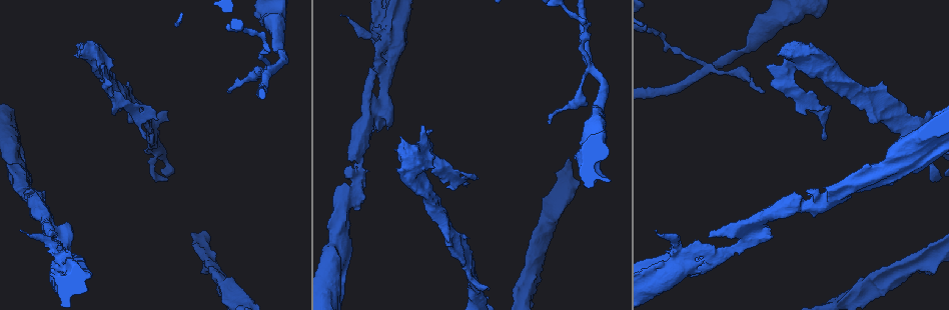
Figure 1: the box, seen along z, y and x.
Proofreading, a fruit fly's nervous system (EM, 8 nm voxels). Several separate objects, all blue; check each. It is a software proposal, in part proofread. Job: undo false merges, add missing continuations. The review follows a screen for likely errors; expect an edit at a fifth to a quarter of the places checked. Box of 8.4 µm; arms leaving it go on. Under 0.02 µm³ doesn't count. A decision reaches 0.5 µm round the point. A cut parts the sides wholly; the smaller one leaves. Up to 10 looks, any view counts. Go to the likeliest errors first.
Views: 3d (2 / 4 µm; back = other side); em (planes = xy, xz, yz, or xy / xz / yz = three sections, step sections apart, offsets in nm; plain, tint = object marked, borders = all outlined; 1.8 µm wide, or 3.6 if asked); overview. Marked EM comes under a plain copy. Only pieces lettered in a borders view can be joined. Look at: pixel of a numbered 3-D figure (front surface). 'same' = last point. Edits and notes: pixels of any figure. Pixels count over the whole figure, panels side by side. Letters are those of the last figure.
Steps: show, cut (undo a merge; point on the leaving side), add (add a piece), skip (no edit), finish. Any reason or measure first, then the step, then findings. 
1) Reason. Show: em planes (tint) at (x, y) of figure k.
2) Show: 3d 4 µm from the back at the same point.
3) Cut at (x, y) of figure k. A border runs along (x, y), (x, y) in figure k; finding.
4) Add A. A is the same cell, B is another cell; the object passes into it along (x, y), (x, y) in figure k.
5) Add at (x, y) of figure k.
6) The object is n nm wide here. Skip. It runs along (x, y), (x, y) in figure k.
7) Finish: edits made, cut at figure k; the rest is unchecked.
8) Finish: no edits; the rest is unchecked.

Four arms meet. Show: 3d 4 µm at (57, 256) of figure 1.

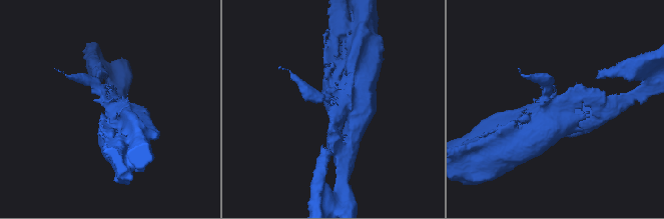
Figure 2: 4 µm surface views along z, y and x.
4 arms meet here. Show: em 3.6 µm planes (borders) at (112, 104) of figure 2.

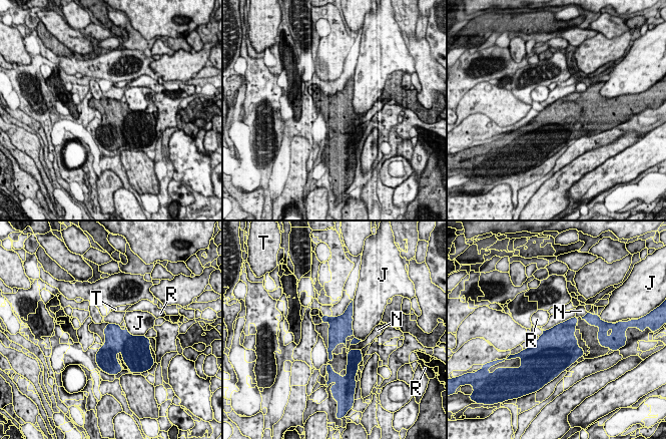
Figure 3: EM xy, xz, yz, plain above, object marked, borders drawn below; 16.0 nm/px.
Skip. J, N, R and T are other cells; a border runs along (361, 348), (352, 349), (349, 352) in figure 3; continuous, no second neuron.

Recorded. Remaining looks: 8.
Four arms meet. Show: 3d 2 µm at (270, 66) of figure 1.

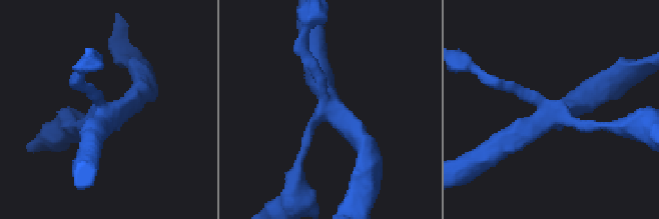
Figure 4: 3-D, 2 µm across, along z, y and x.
Show: em xy step 16 (tint) at (102, 113) of figure 4.

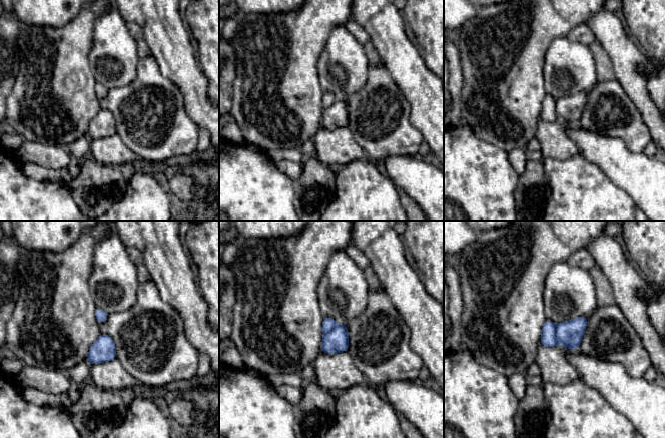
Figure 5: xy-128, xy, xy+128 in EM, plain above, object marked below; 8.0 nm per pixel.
Show: em planes (borders) at the same point.

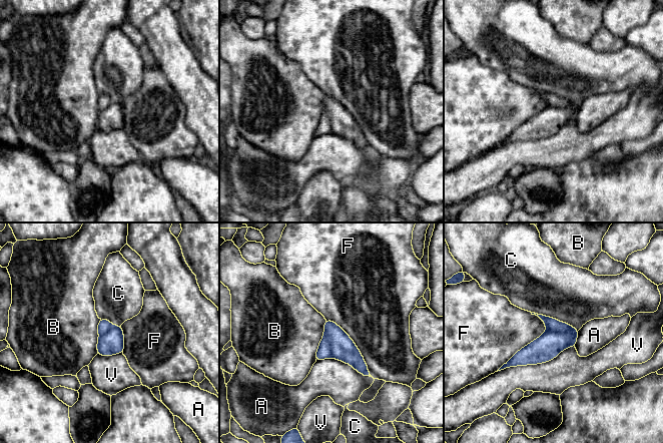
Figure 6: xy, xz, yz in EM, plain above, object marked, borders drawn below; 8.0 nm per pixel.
4 arms meet here. Cut at (324, 352) of figure 6. A, B, C, F and V are other cells; two neurons meet here.

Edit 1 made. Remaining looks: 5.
Show: overview.

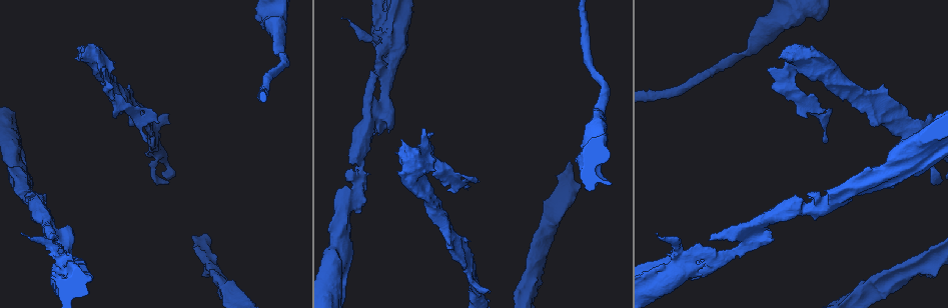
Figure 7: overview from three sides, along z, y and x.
Free end. Show: 3d 4 µm at (169, 124) of figure 7.

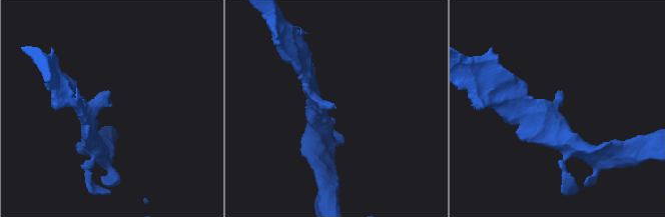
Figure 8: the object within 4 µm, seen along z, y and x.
Show: em planes (borders) at (560, 106) of figure 8.

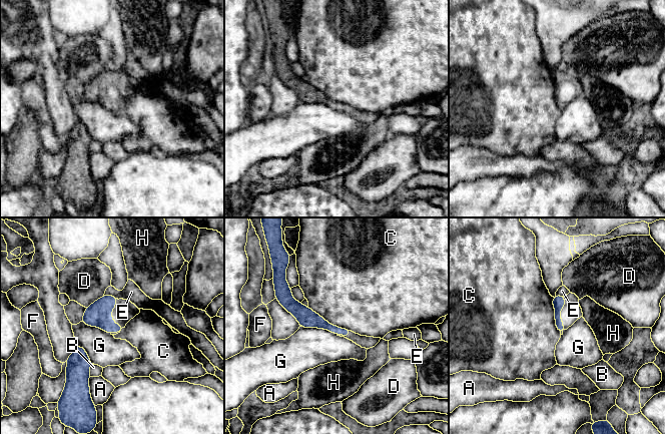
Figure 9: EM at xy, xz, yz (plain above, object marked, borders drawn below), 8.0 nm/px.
Skip. A, B, C, D, E, F, G and H are other cells; it runs along (285, 299), (306, 318), (345, 332) in figure 9; no lettered piece goes on from it.

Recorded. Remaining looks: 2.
Branch stops here. Show: em xy step 4 (tint) at (883, 84) of figure 7.

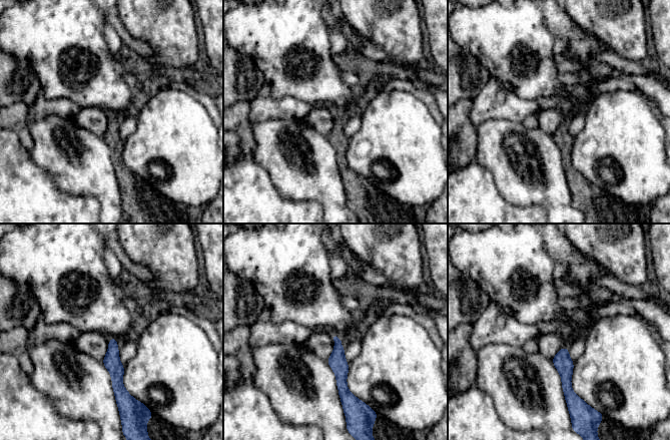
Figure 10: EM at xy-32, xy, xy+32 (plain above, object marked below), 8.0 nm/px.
Another direction. Show: em planes (borders) at the same point.

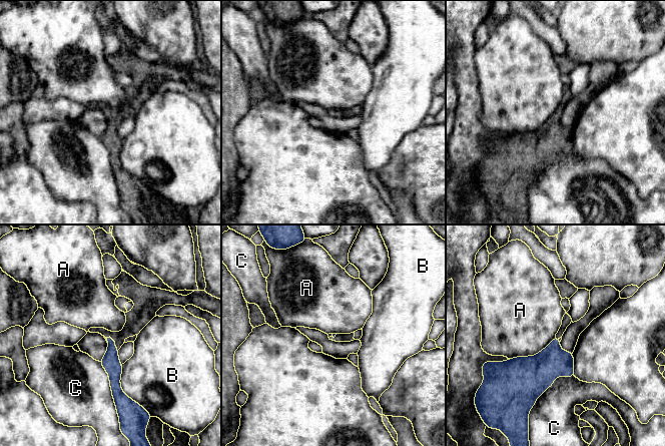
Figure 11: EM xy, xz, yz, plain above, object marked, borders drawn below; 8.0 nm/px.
The longest contact is with C, 400 nm. Skip. A, B and C are other cells; it runs along (110, 342), (114, 384), (120, 396) in figure 11; no lettered piece goes on from it.

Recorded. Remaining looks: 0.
Finish: edits made, cut at figure 6; the rest is unchecked.

